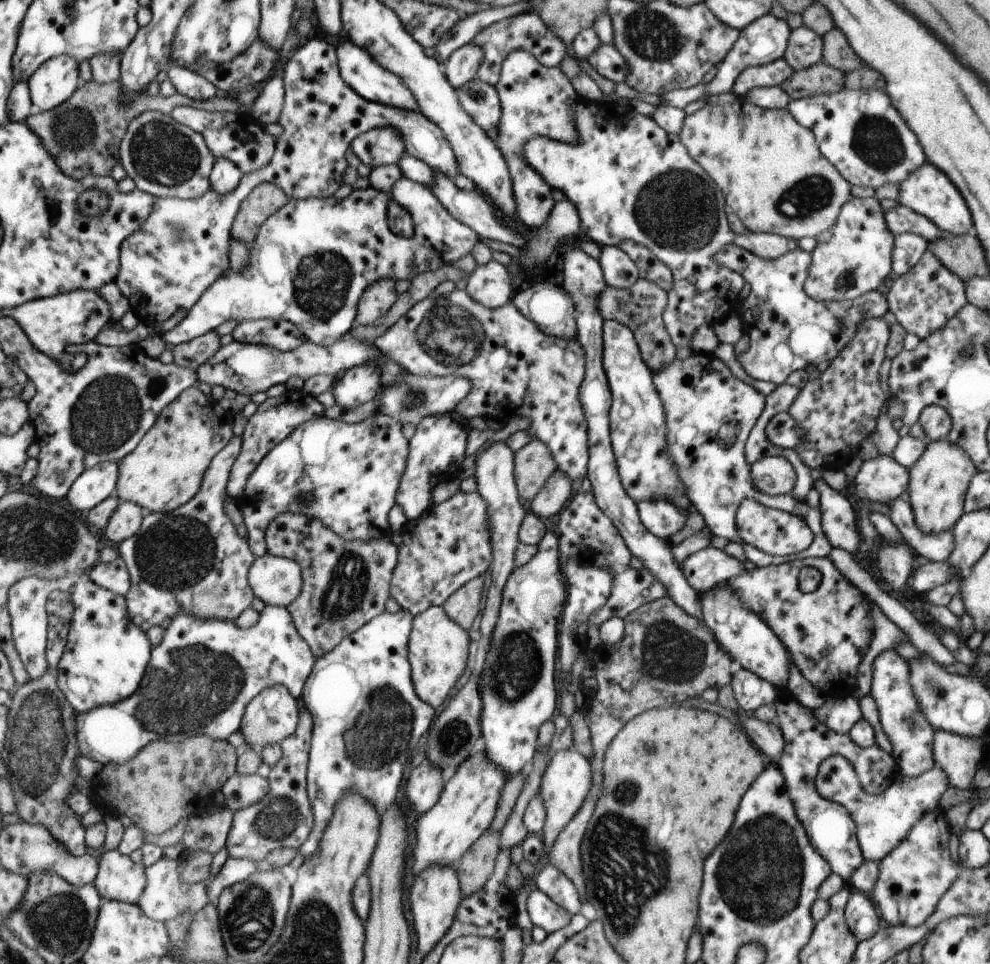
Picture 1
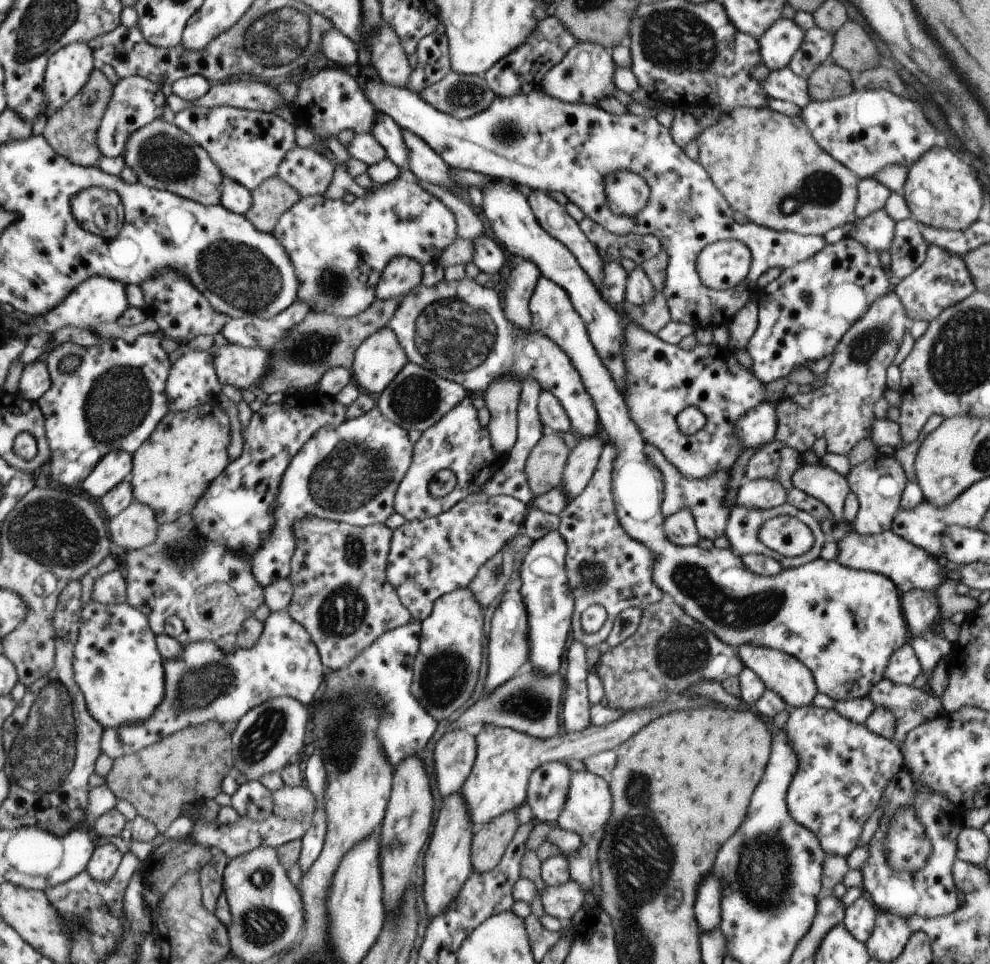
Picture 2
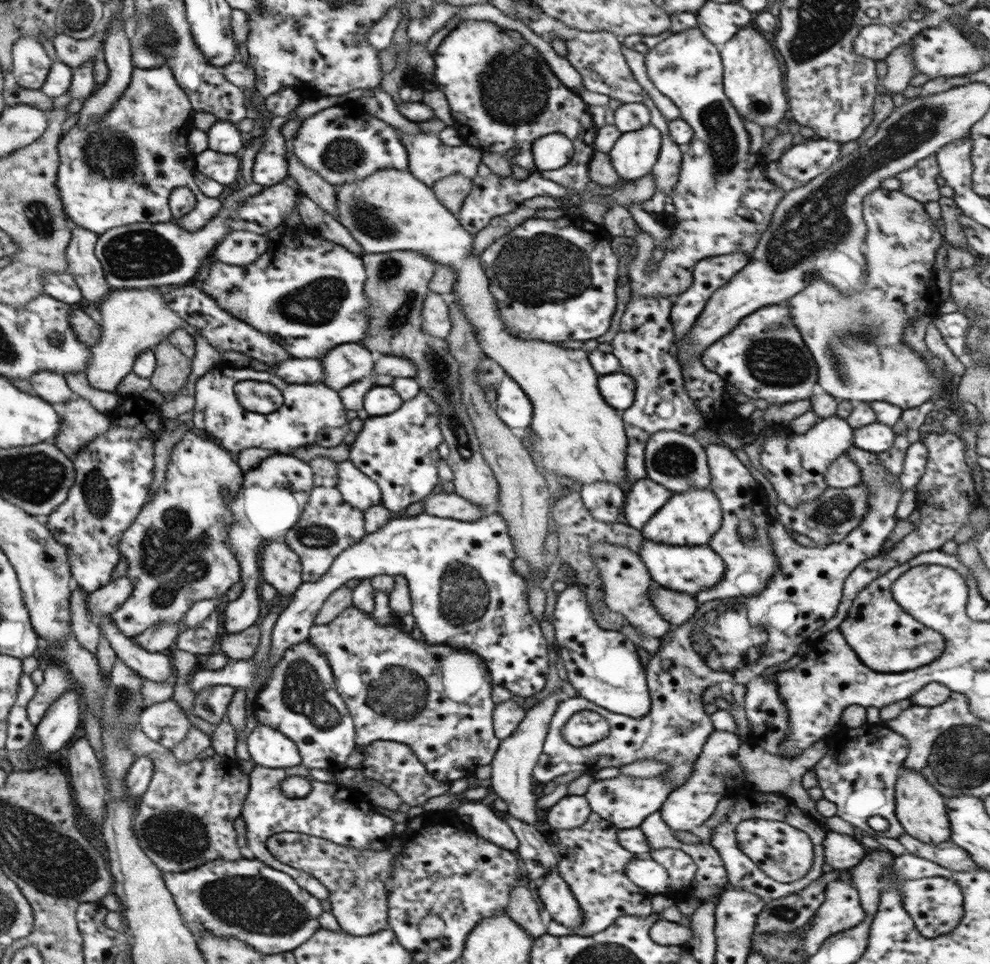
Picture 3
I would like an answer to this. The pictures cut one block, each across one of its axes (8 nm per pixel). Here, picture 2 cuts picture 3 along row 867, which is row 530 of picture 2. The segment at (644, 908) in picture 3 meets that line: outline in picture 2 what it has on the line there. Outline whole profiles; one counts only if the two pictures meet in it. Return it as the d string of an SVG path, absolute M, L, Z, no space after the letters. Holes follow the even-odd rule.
M604 444L587 485L576 498L565 504L558 515L557 532L566 545L564 557L566 584L573 600L571 636L586 648L599 645L606 640L613 620L619 612L630 607L643 610L649 604L659 603L665 595L652 581L655 556L649 548L629 537L617 521L610 490L614 454L614 449ZM593 604L600 605L605 610L607 619L598 632L585 634L579 625L580 614Z

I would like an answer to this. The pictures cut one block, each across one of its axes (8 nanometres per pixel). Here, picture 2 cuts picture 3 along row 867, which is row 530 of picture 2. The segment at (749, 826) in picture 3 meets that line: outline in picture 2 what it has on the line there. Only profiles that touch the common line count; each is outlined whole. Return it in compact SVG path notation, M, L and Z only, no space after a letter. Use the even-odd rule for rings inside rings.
M776 515L765 520L759 526L755 540L783 557L806 554L814 542L810 529L788 515Z

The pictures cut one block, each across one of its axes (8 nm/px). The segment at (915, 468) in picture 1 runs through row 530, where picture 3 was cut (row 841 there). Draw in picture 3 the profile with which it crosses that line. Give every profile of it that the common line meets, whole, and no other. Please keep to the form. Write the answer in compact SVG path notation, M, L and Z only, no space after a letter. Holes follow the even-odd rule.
M898 768L894 784L894 815L904 833L923 844L943 844L951 840L944 799L917 771Z

